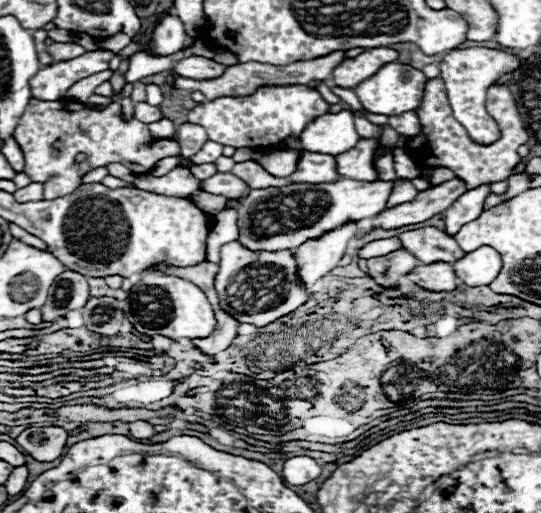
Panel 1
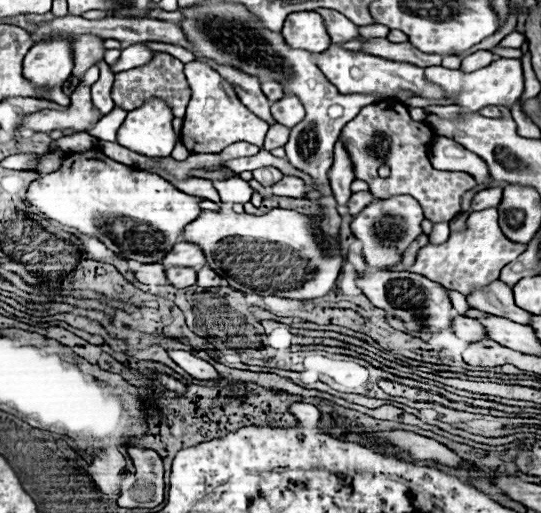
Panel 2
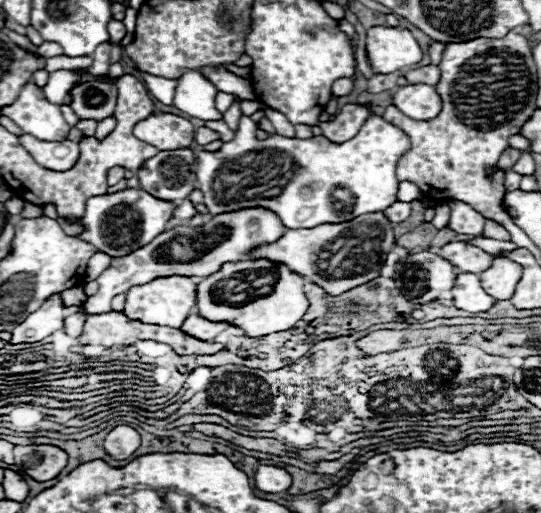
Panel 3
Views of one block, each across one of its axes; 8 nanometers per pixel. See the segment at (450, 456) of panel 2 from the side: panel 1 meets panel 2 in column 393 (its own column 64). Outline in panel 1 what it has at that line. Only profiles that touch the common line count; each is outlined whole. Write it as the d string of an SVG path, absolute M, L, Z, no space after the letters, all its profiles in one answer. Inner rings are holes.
M46 426L46 428L26 428L16 438L18 446L24 448L34 460L38 462L50 462L62 456L66 446L68 432L58 426Z

